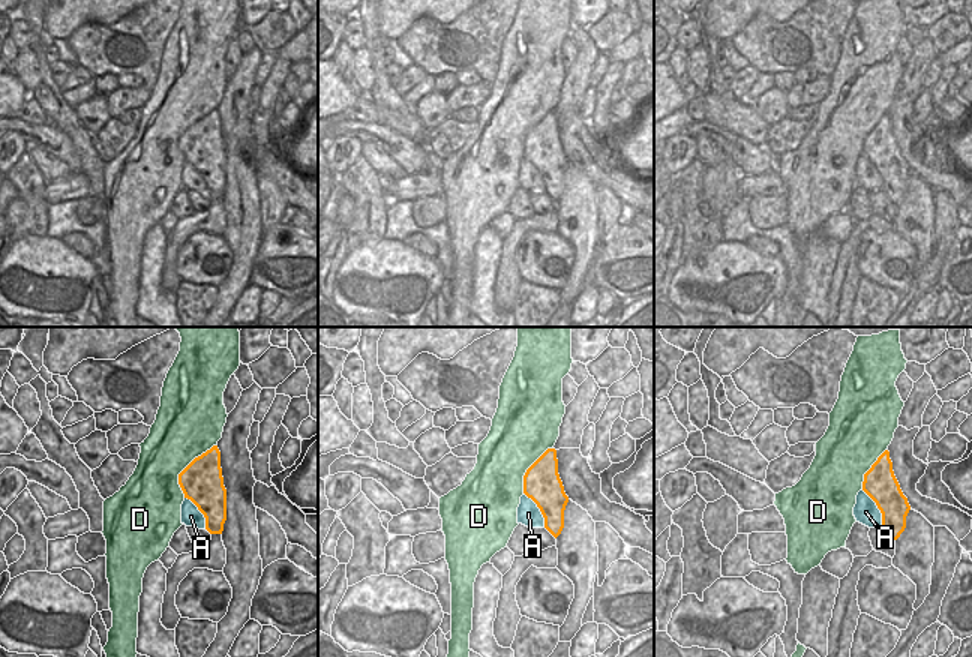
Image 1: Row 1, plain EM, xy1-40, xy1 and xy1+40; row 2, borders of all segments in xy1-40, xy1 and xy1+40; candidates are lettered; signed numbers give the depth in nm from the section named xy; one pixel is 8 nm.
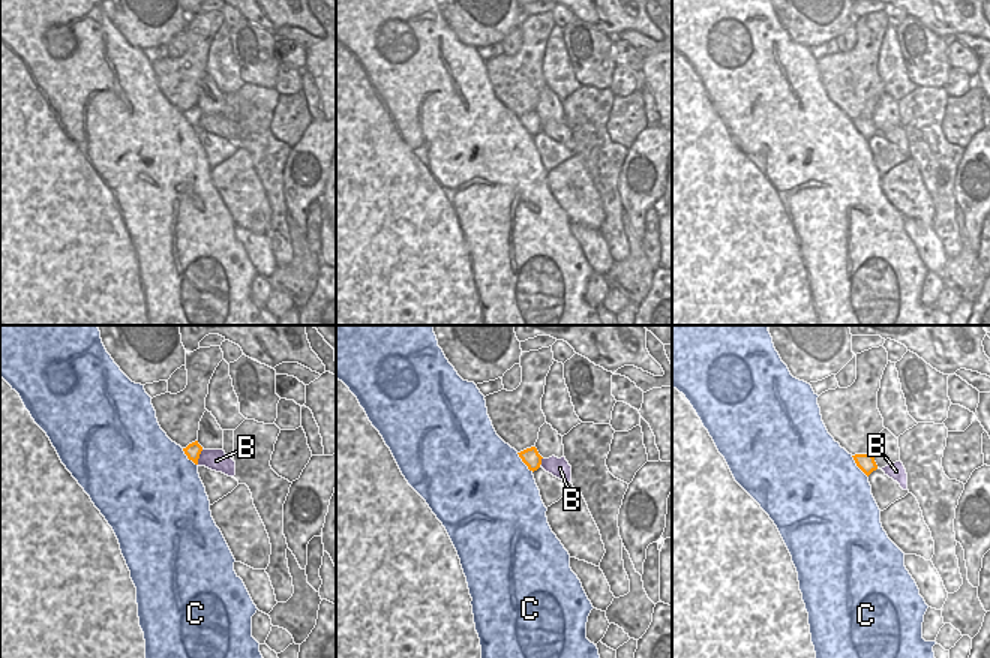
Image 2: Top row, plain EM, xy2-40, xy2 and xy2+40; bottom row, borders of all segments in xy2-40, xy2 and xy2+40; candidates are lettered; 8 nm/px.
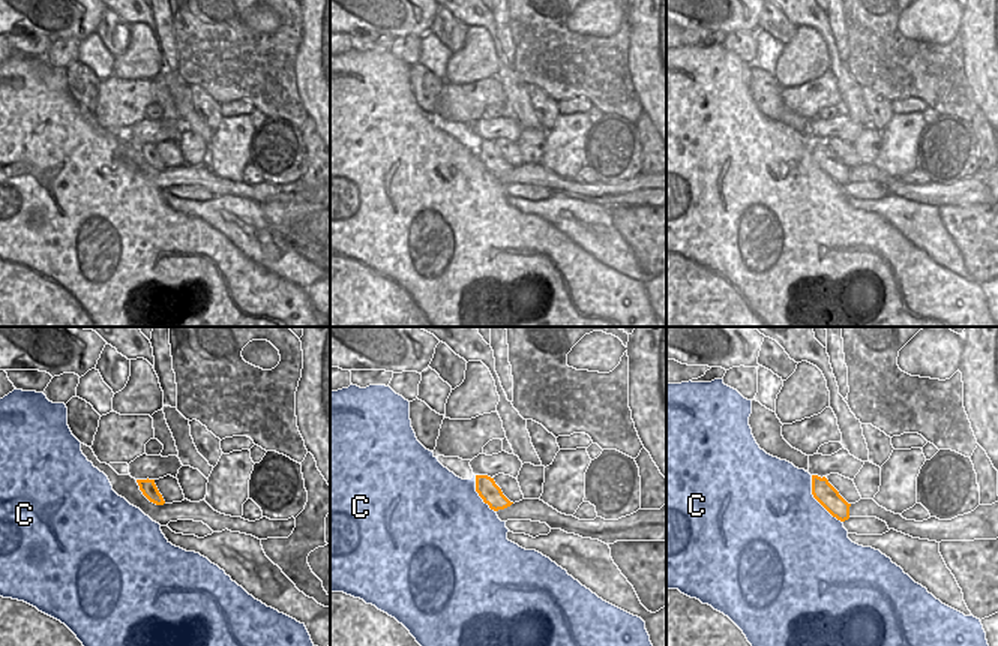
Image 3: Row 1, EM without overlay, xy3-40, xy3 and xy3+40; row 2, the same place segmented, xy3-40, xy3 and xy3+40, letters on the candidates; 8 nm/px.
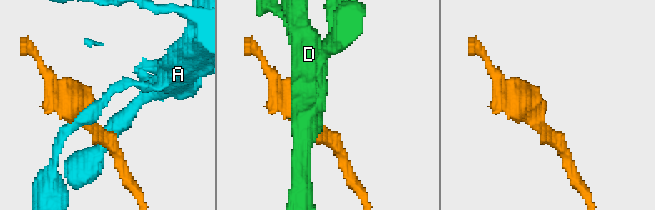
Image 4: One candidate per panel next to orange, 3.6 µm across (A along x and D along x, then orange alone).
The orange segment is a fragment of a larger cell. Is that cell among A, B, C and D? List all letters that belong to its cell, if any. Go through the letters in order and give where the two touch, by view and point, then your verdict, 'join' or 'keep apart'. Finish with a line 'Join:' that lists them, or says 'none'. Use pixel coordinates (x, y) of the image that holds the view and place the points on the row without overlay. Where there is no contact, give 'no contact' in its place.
A: meets orange in xy1 at (540, 174); keep apart
B: meets orange in xy2-40 at (198, 120); join
C: meets orange in xy3+40 at (817, 164); keep apart
D: meets orange in xy1-40 at (185, 132); keep apart
Join: B

